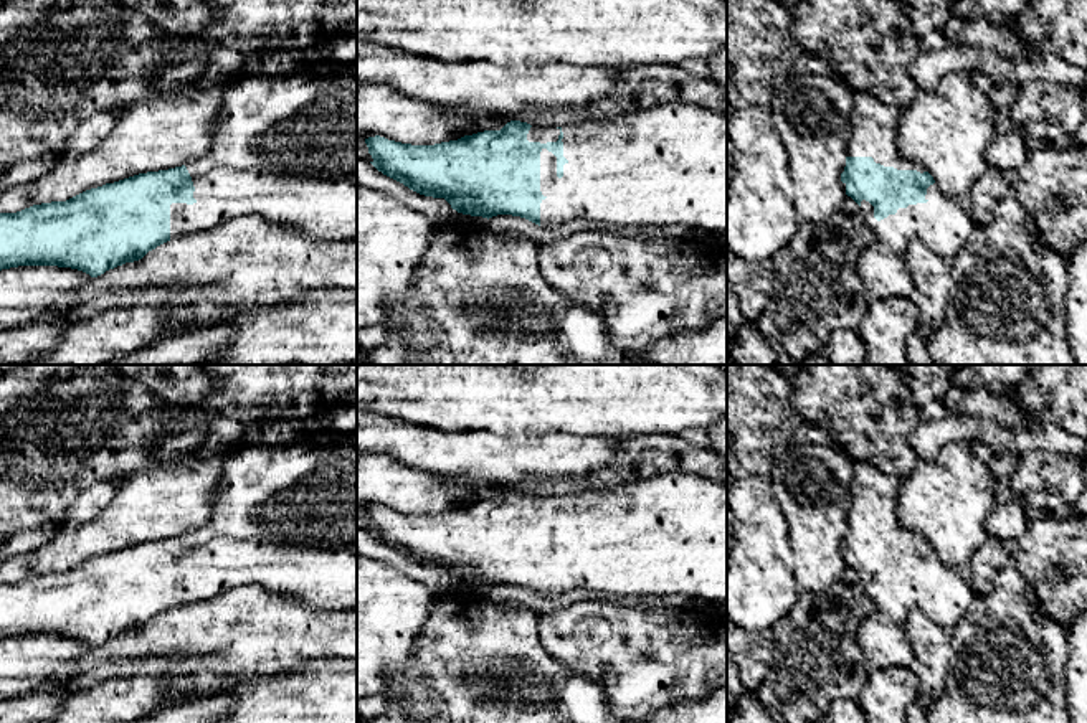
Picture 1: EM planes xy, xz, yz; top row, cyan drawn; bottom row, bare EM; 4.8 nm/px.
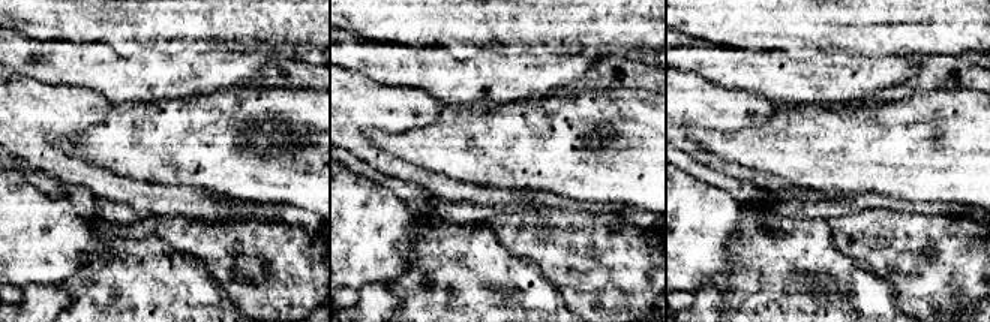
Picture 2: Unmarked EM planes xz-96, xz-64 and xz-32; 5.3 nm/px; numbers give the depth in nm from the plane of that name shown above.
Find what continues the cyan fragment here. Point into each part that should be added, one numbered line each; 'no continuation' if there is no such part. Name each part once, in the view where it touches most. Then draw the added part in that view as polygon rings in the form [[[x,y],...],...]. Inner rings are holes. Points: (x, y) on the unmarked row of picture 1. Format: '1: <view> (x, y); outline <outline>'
1: xz (663, 535); outline [[[664,472],[649,479],[633,479],[628,480],[624,484],[619,485],[613,485],[603,490],[588,490],[588,492],[581,492],[581,494],[567,494],[565,497],[562,497],[563,502],[563,527],[568,530],[563,535],[563,546],[558,548],[557,546],[557,527],[548,522],[547,518],[542,518],[540,522],[540,561],[545,566],[540,573],[540,596],[542,598],[558,598],[568,591],[573,589],[591,589],[591,591],[600,591],[600,593],[606,593],[606,594],[615,594],[615,596],[669,596],[669,594],[689,594],[694,598],[702,599],[704,602],[707,602],[710,607],[715,607],[719,604],[727,604],[727,485],[710,480],[710,479],[704,479],[699,477],[695,474],[689,474],[689,472]]]

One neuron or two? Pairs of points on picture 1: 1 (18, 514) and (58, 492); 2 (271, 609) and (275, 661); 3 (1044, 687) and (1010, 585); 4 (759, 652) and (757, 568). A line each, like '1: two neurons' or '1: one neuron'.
1: one neuron
2: one neuron
3: one neuron
4: two neurons

